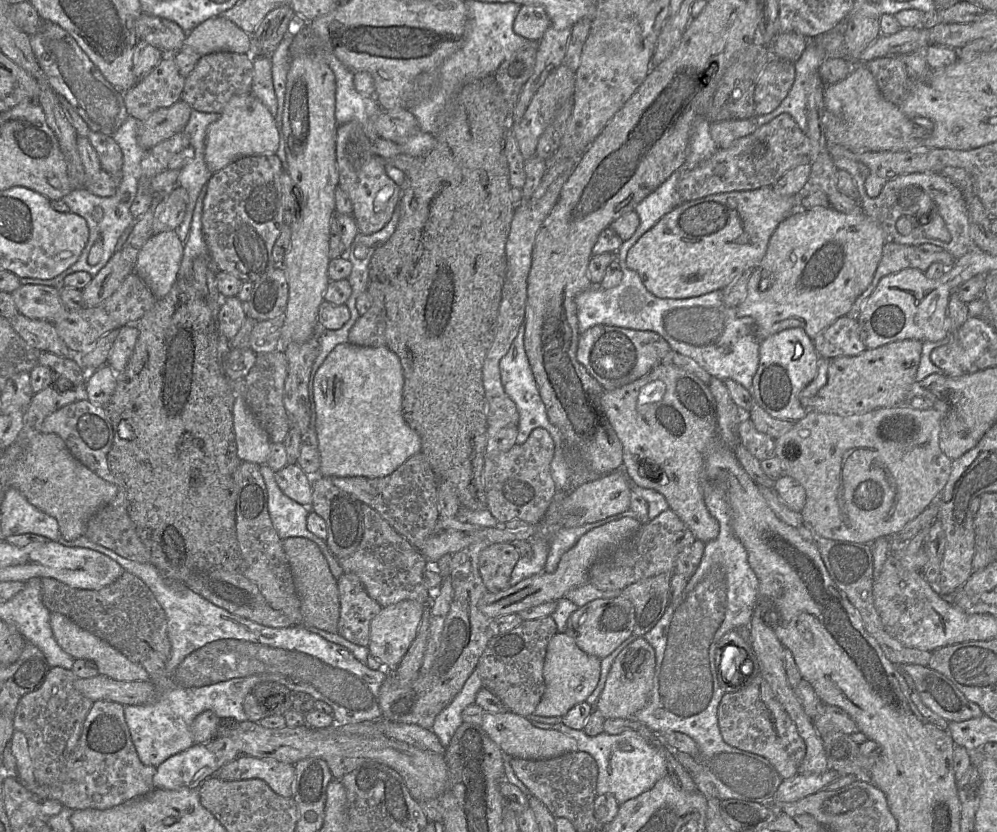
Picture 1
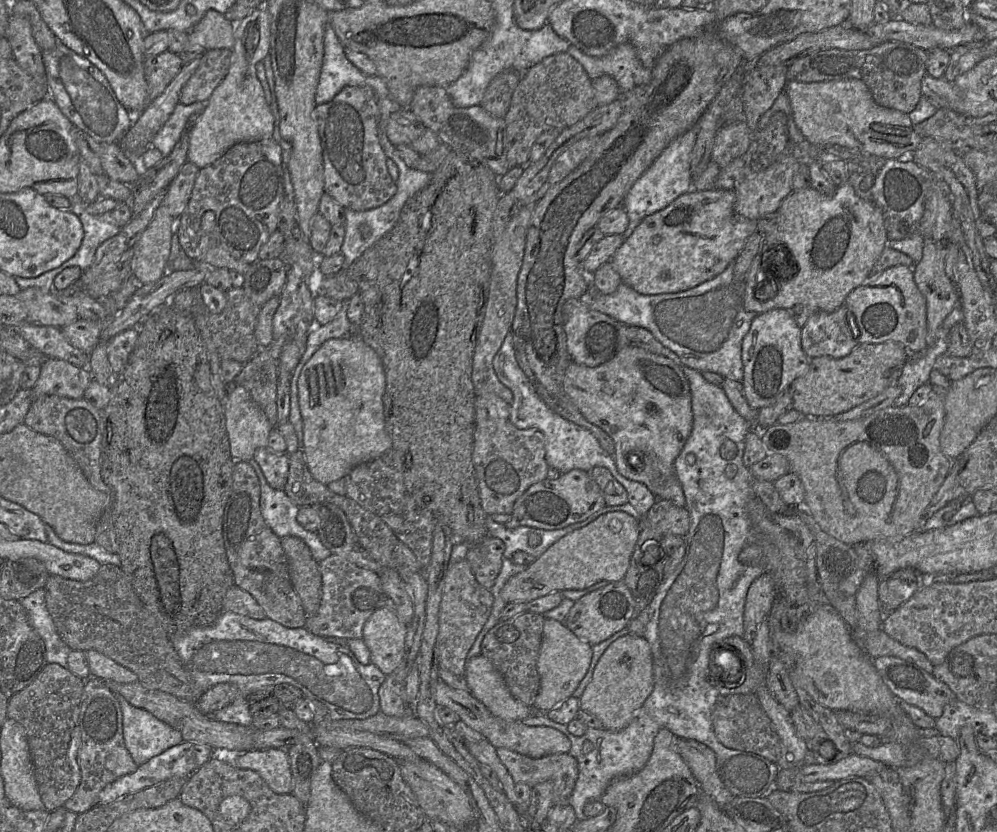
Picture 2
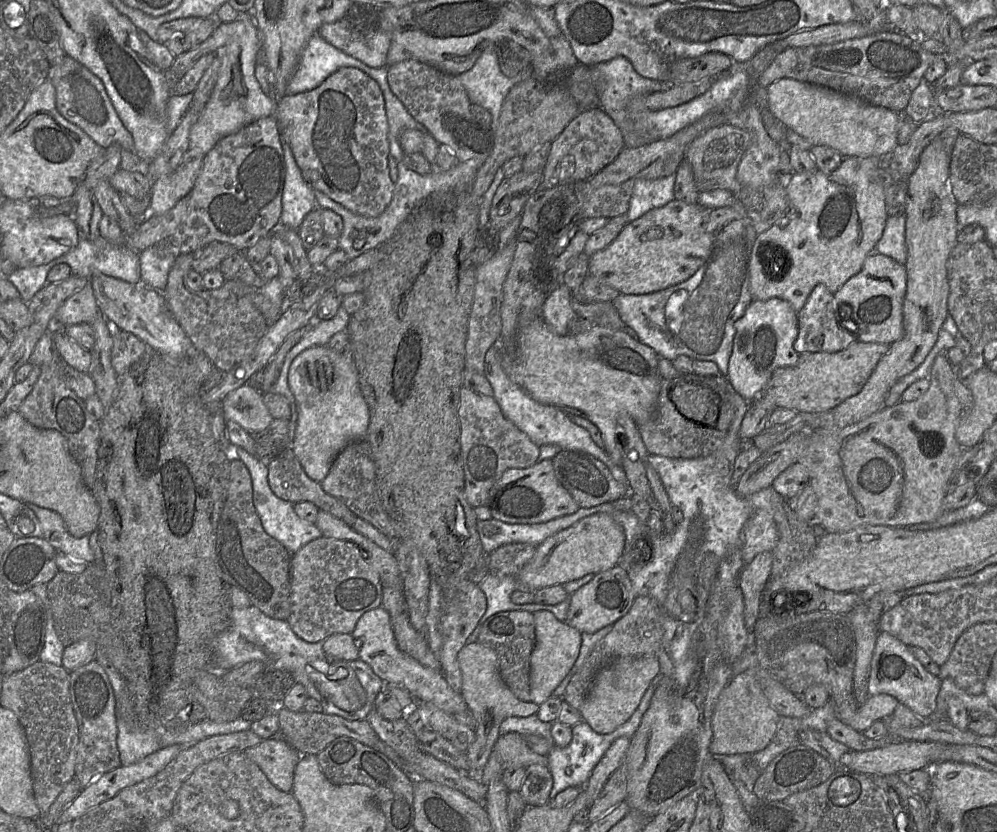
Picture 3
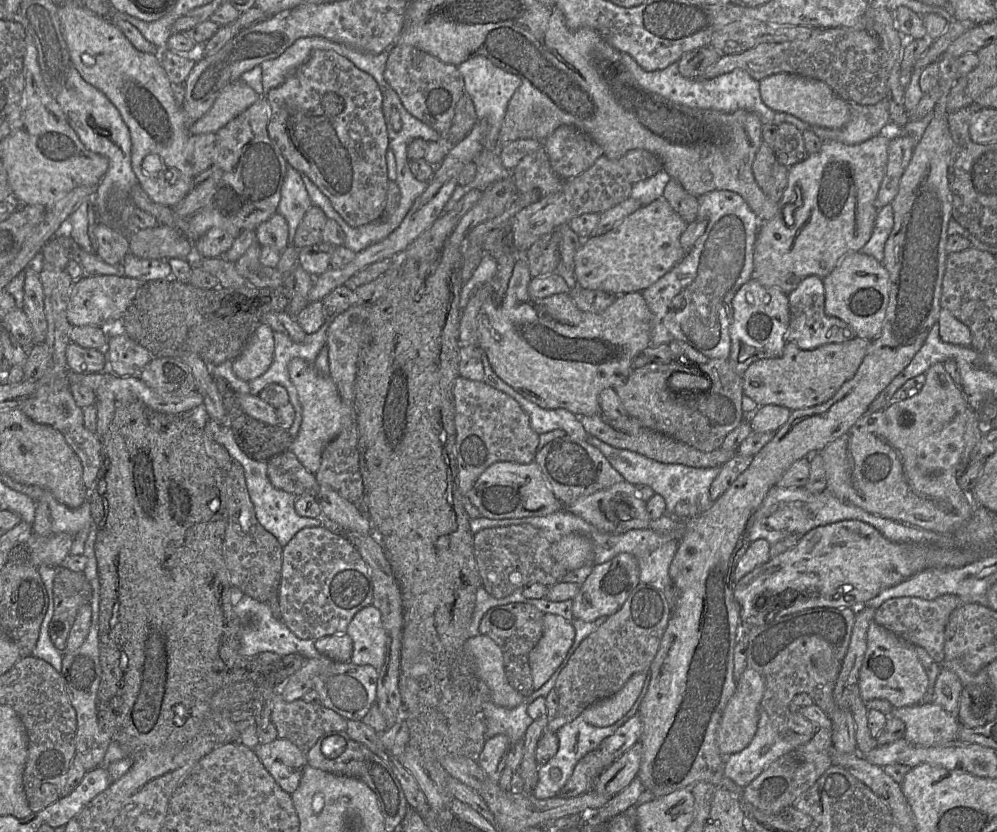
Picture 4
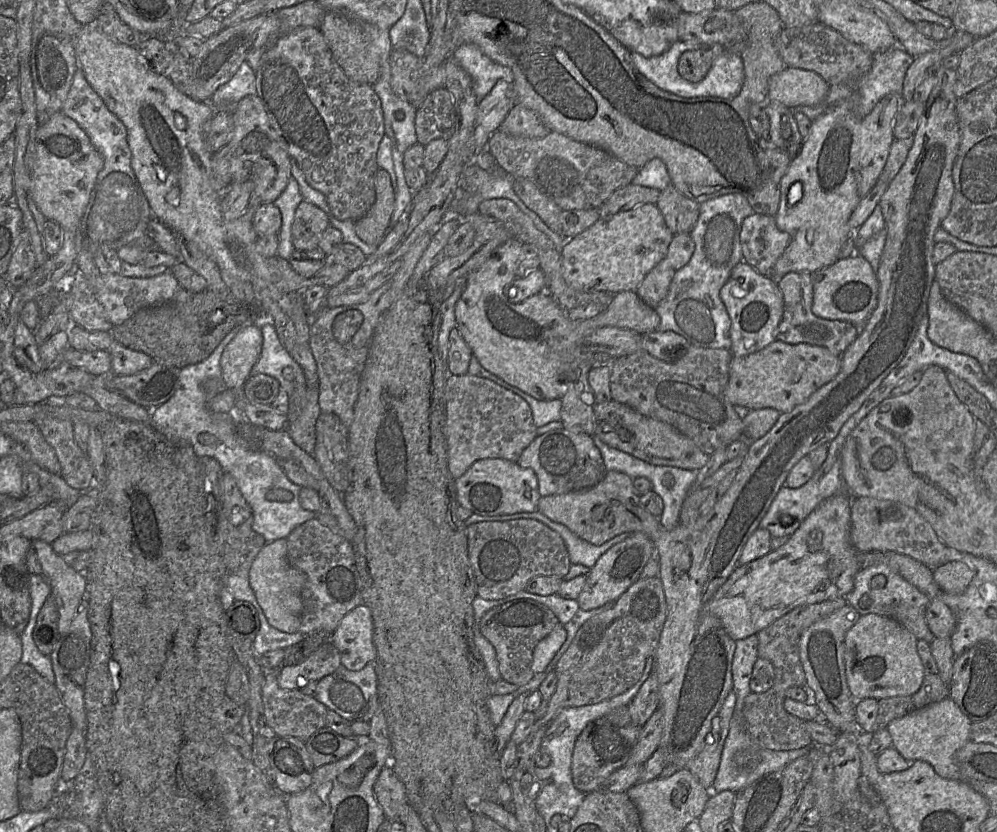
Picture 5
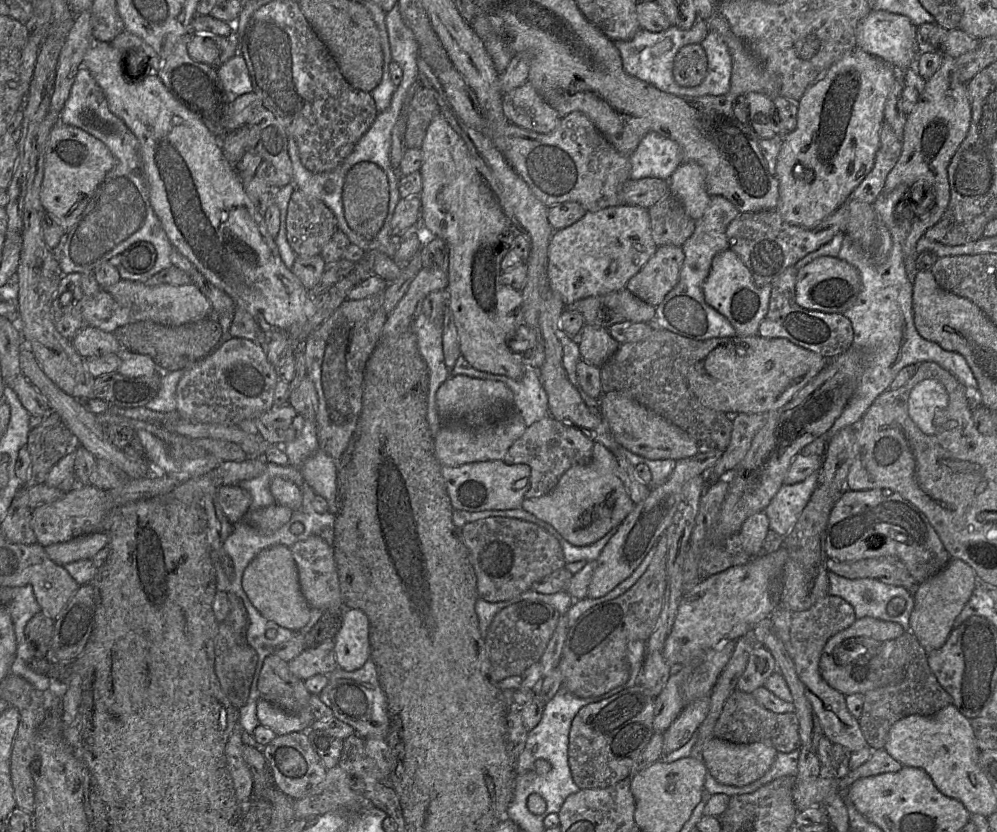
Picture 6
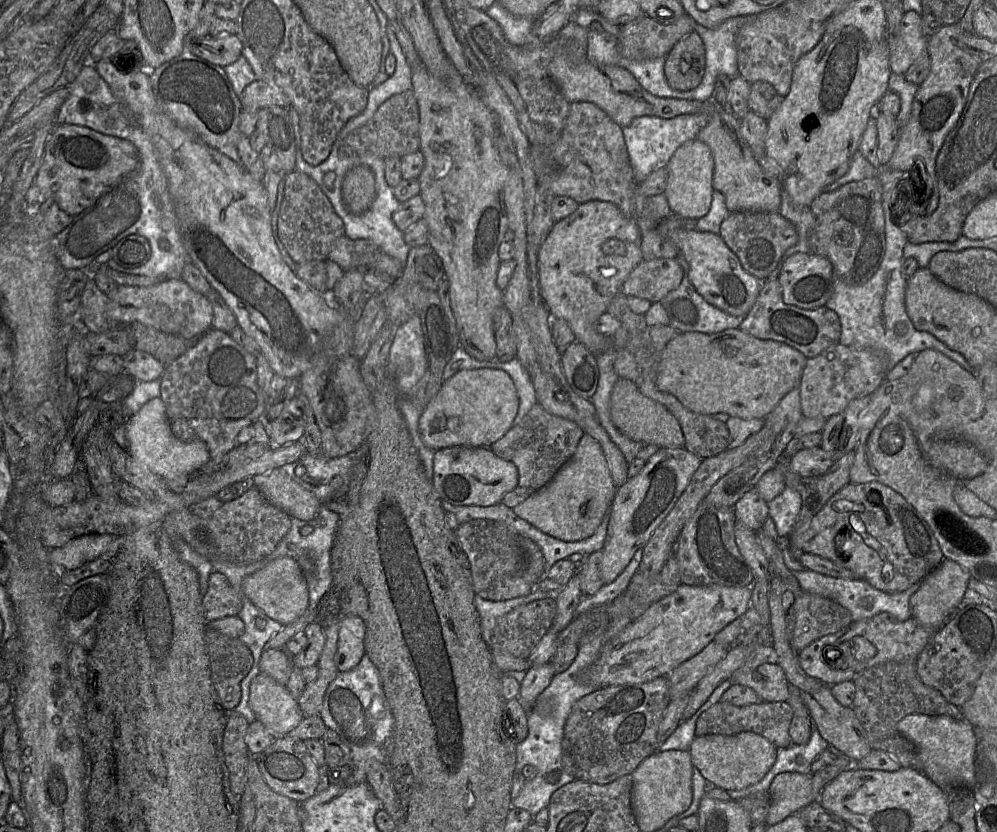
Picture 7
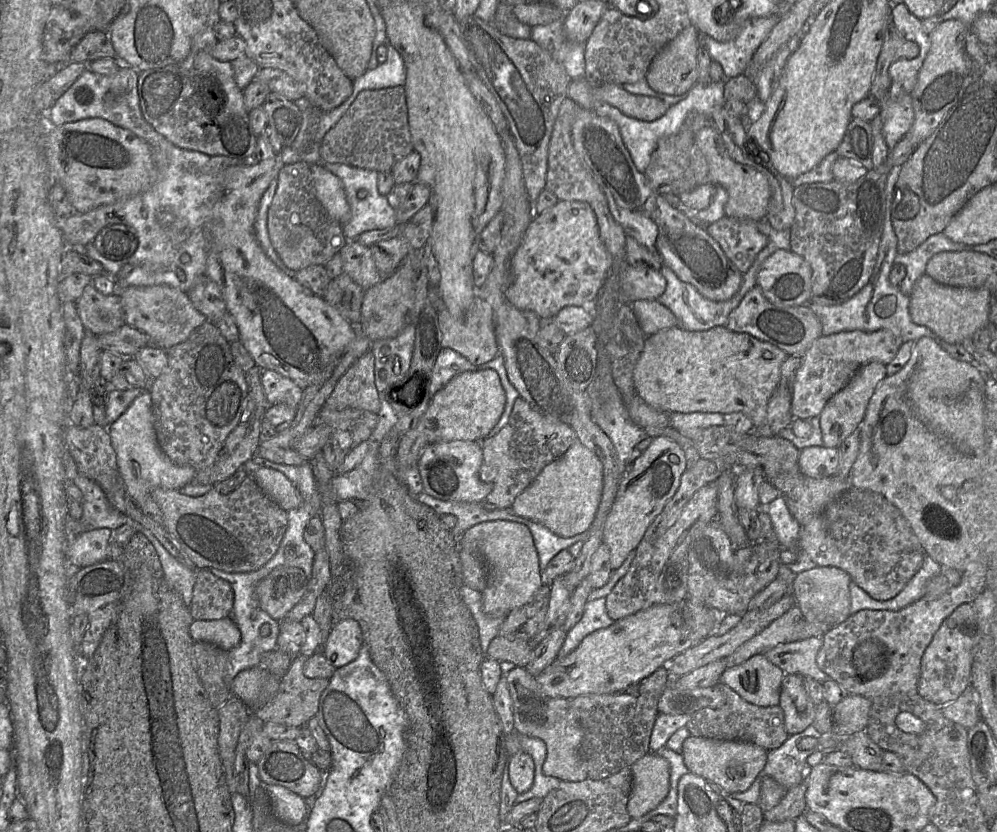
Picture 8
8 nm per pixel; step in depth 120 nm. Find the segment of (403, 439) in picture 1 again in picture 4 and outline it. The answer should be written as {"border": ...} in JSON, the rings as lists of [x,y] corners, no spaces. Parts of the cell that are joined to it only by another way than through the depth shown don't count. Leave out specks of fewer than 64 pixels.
{"border":[[[294,358],[288,365],[289,377],[295,386],[302,405],[302,422],[297,436],[292,440],[289,450],[292,451],[305,469],[315,474],[321,464],[322,453],[327,444],[332,441],[345,427],[355,424],[353,404],[346,404],[340,397],[337,387],[329,375],[321,374],[301,358]]]}

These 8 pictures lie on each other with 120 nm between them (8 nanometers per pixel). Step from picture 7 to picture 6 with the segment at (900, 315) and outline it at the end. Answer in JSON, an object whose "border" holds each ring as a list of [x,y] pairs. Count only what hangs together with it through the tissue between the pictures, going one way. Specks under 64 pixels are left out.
{"border":[[[882,191],[873,204],[878,218],[888,228],[892,237],[892,247],[886,261],[879,266],[871,264],[853,240],[847,236],[845,236],[837,256],[838,259],[855,267],[861,277],[862,286],[859,297],[855,305],[848,309],[844,315],[851,321],[853,327],[852,345],[862,348],[866,352],[871,352],[872,362],[862,374],[860,385],[844,411],[825,434],[827,441],[845,427],[856,427],[873,402],[890,388],[900,370],[908,365],[919,365],[923,362],[937,363],[966,388],[978,390],[977,380],[965,358],[926,340],[915,327],[912,310],[912,282],[909,280],[905,268],[903,244],[915,219],[916,205],[910,196],[903,197],[897,203],[897,197],[889,197],[892,193],[893,191]]]}

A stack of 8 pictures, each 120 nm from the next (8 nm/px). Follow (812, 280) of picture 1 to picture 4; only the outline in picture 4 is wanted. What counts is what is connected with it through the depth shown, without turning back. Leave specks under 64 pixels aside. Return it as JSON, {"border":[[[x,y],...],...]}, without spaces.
{"border":[[[881,134],[854,145],[825,141],[819,152],[791,166],[778,212],[758,230],[752,278],[789,294],[804,278],[816,275],[822,279],[843,257],[859,252],[874,229],[879,210],[875,200],[885,174],[889,142]]]}

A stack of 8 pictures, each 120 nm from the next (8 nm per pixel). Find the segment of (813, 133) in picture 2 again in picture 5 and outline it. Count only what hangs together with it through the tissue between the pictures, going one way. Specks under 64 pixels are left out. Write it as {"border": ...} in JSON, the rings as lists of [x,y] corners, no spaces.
{"border":[[[787,67],[768,82],[768,100],[792,110],[826,103],[829,85],[815,72]]]}

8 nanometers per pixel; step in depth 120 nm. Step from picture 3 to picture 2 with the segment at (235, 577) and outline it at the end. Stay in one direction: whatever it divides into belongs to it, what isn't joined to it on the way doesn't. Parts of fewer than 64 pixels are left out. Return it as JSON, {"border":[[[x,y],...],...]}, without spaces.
{"border":[[[235,461],[233,484],[223,516],[223,539],[234,585],[250,593],[267,618],[287,627],[304,628],[306,615],[295,592],[281,540],[266,524],[260,508],[260,482],[246,461]]]}

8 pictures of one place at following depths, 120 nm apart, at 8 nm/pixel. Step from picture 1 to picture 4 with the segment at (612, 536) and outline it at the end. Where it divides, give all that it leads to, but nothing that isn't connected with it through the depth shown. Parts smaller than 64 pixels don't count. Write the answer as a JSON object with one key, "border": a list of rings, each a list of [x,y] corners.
{"border":[[[572,533],[552,543],[550,553],[568,572],[586,565],[594,566],[593,544],[580,534]]]}

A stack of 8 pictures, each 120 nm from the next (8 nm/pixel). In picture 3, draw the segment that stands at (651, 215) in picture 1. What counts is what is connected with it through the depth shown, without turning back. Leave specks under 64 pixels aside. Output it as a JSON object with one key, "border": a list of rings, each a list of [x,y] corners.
{"border":[[[674,173],[657,179],[641,178],[638,182],[634,182],[629,209],[626,213],[628,222],[674,200],[675,179]]]}

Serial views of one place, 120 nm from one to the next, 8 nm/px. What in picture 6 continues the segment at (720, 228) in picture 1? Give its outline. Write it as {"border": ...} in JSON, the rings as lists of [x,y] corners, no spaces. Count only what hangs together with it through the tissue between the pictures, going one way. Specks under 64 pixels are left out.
{"border":[[[621,204],[598,211],[587,211],[577,222],[569,227],[554,231],[548,246],[547,276],[549,284],[565,305],[597,295],[617,293],[625,289],[627,282],[653,256],[658,246],[652,234],[647,208]]]}

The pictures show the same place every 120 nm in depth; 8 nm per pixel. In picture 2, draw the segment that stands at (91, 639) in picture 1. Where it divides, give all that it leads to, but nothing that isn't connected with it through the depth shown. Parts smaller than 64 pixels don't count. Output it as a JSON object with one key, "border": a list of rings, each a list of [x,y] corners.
{"border":[[[88,650],[85,653],[91,677],[106,683],[129,684],[138,681],[138,676],[135,673],[109,657],[95,650]]]}

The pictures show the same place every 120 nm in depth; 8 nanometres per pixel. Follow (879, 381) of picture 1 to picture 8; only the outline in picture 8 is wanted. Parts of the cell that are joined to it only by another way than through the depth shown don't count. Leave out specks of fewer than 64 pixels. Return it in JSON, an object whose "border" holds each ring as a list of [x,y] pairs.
{"border":[[[716,326],[705,331],[672,327],[647,336],[643,351],[633,371],[636,394],[649,406],[666,412],[721,413],[741,412],[753,423],[753,430],[764,425],[767,406],[780,383],[780,368],[788,354],[776,346],[747,333]]]}

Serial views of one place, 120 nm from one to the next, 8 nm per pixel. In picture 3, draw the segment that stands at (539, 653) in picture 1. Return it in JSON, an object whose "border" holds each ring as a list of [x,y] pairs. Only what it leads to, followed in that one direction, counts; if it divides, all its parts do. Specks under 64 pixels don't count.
{"border":[[[511,610],[490,616],[479,633],[477,642],[495,651],[500,675],[511,692],[524,702],[531,702],[530,657],[536,642],[535,619],[531,612]]]}

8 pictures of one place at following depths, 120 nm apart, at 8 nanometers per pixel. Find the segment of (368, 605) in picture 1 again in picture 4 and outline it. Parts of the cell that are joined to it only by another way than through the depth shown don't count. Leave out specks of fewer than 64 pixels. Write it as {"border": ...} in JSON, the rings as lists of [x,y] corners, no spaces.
{"border":[[[305,527],[282,547],[278,589],[280,619],[298,638],[317,640],[345,634],[353,616],[371,605],[373,587],[369,569],[355,547],[339,532]]]}

